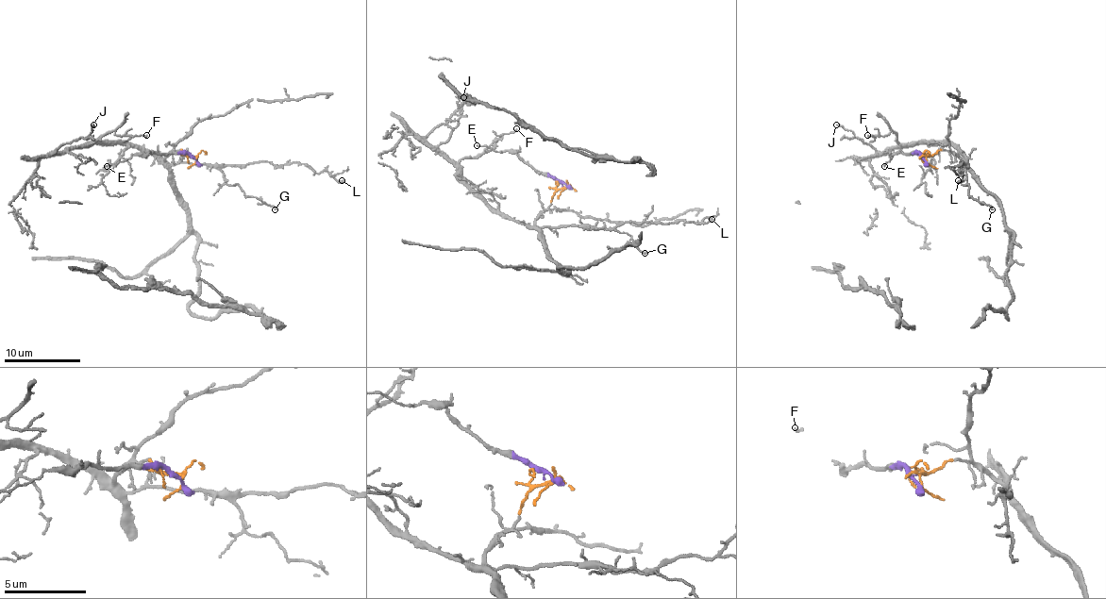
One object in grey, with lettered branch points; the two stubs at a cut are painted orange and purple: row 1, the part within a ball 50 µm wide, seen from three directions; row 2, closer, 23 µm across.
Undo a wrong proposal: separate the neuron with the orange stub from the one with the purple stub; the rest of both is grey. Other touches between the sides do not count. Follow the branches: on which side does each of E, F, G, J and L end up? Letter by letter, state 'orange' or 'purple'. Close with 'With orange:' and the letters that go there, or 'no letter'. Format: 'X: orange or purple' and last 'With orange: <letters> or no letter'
E: purple
F: orange
G: orange
J: orange
L: orange
With orange: F, G, J, L

